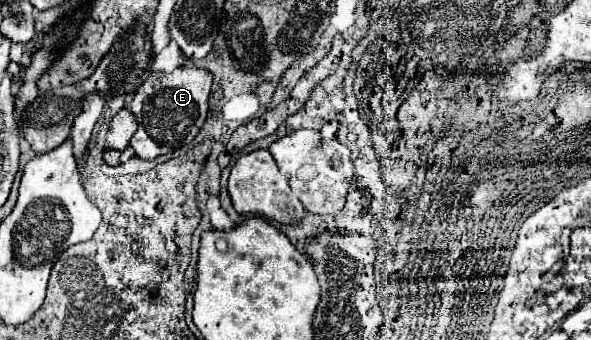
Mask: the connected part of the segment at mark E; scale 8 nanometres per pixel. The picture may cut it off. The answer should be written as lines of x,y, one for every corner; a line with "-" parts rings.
182,66
174,72
152,72
148,80
134,92
130,106
138,122
138,130
130,140
136,156
142,160
154,160
182,148
184,144
190,144
206,120
210,86
212,74
202,68

